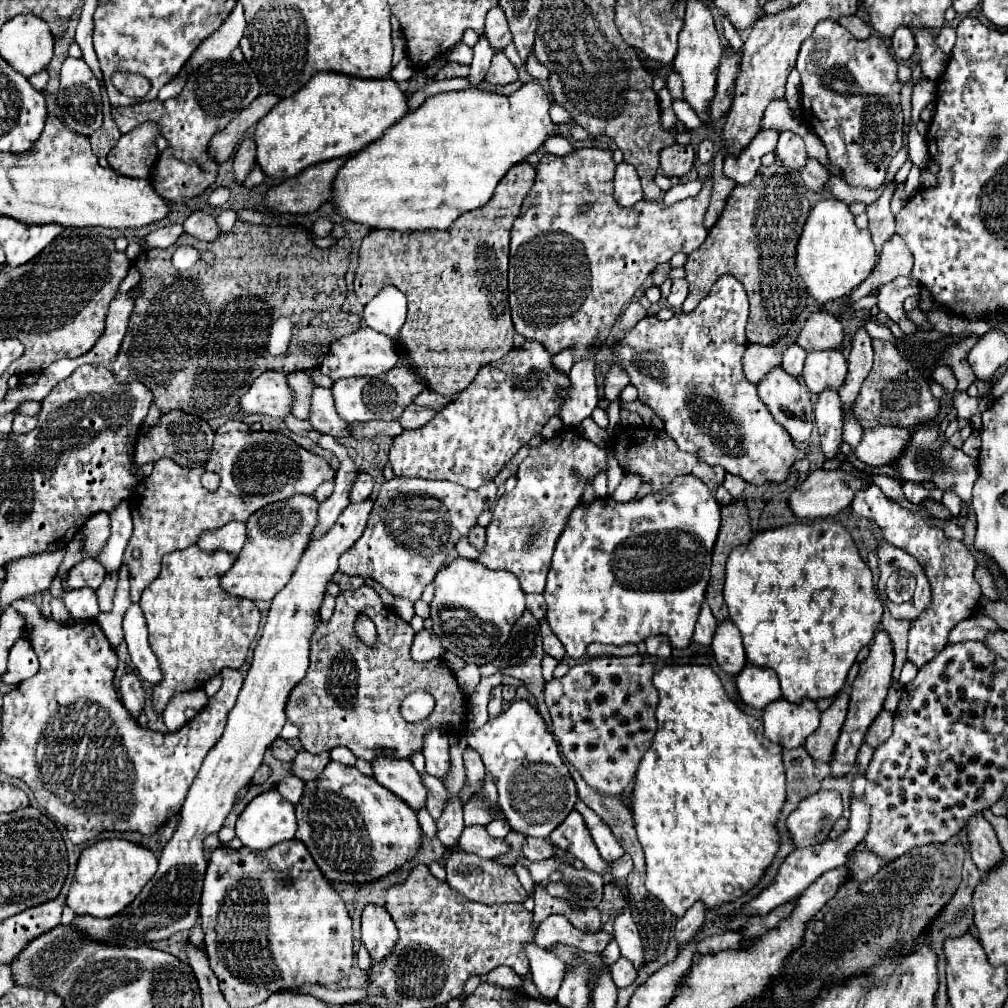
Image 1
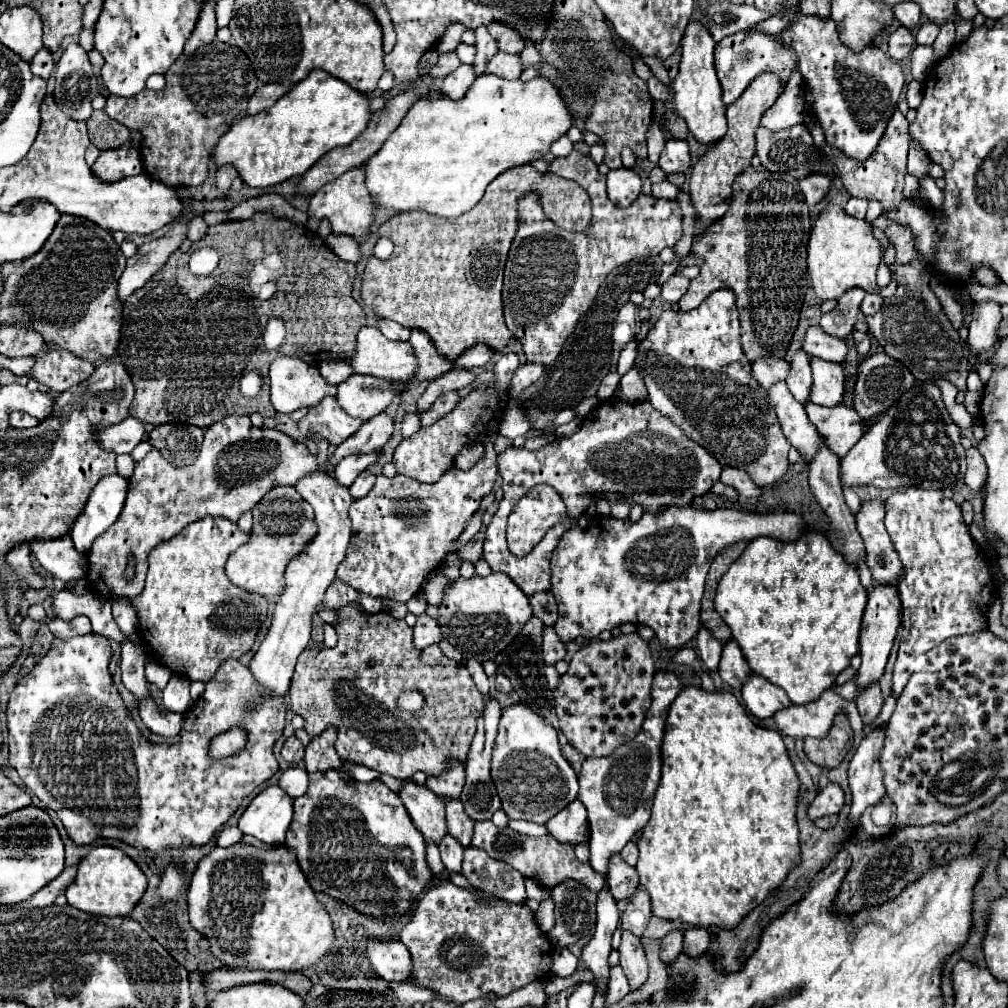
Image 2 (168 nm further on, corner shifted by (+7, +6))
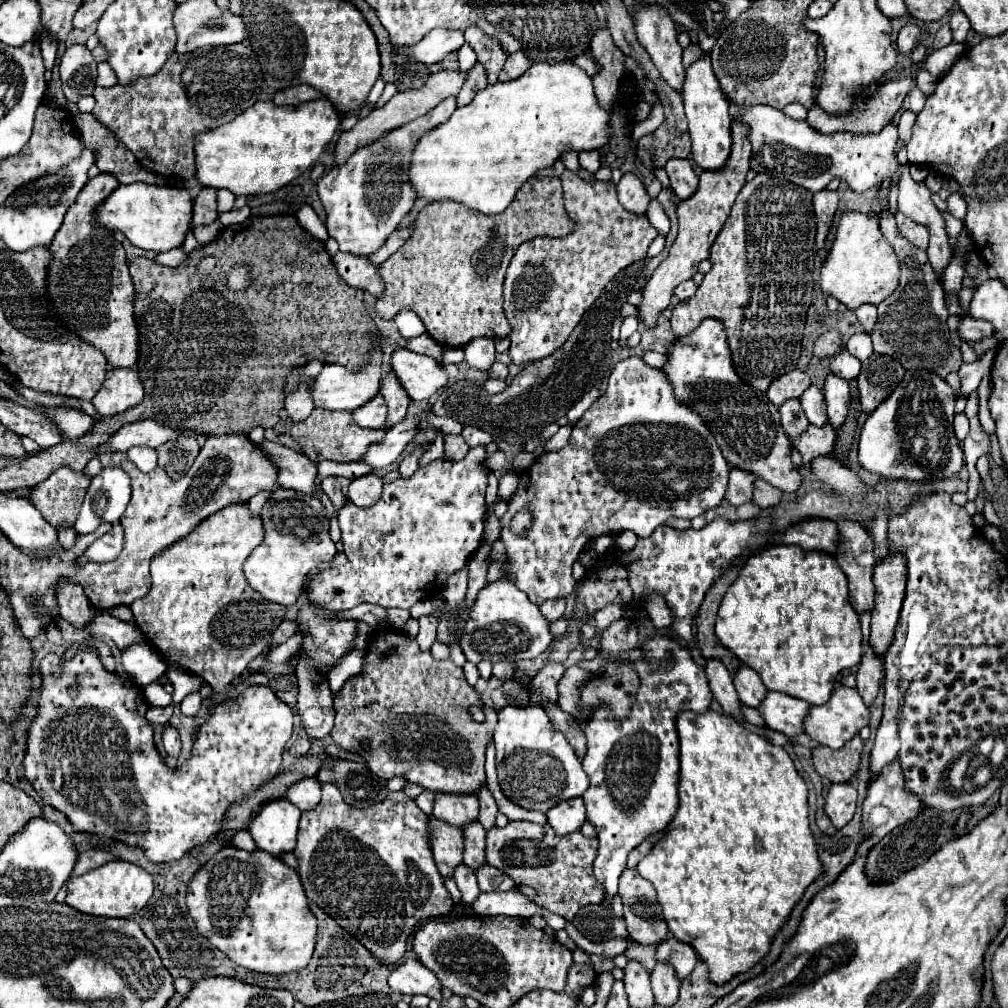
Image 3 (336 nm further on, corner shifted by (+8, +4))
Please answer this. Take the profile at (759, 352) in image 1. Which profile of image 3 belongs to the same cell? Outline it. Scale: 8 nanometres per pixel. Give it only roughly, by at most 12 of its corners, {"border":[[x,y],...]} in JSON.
{"border":[[793,369],[767,389],[767,397],[781,405],[799,399],[811,385],[807,373]]}

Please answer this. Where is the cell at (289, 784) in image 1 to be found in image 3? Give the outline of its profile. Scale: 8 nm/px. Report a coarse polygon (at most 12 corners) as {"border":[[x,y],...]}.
{"border":[[315,777],[289,785],[287,799],[301,811],[321,801]]}

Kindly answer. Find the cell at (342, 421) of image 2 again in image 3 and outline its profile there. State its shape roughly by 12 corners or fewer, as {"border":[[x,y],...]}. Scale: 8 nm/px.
{"border":[[313,409],[291,427],[319,463],[359,461],[383,429],[361,429],[349,411]]}

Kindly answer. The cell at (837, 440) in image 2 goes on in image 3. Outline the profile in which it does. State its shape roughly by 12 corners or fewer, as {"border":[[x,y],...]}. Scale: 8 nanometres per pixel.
{"border":[[829,423],[811,425],[793,441],[809,463],[817,455],[831,455],[837,431]]}

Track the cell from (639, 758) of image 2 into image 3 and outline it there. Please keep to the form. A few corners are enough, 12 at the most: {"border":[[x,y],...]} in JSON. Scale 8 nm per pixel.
{"border":[[671,637],[643,645],[629,717],[585,727],[593,875],[611,909],[629,851],[677,811],[681,709],[703,667]]}

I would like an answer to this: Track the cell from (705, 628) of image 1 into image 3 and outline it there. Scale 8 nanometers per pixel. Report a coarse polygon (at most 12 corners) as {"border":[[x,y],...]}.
{"border":[[707,659],[705,675],[723,711],[743,721],[731,675]]}

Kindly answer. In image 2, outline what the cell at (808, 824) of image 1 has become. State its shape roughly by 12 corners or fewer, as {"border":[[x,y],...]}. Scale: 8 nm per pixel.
{"border":[[828,783],[808,809],[810,821],[840,813],[844,791]]}

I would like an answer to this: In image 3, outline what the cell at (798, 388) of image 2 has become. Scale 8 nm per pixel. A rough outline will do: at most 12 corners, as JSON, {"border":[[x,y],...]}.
{"border":[[817,385],[805,389],[799,403],[811,425],[825,425],[825,399]]}

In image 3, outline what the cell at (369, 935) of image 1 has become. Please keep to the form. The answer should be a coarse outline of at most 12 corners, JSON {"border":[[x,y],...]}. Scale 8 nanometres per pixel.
{"border":[[417,959],[389,973],[389,987],[401,995],[429,995],[441,1001],[441,985]]}

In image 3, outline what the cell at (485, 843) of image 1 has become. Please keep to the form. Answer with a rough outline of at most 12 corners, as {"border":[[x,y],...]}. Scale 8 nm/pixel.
{"border":[[527,821],[487,829],[487,863],[565,919],[601,903],[597,839]]}

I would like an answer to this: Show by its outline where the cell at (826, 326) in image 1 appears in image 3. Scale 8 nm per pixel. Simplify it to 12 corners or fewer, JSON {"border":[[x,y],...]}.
{"border":[[849,351],[829,359],[829,369],[837,377],[855,379],[861,361]]}

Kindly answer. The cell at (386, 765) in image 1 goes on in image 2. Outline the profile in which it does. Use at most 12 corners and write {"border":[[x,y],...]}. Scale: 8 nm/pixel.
{"border":[[404,783],[400,797],[424,839],[448,835],[444,801]]}

